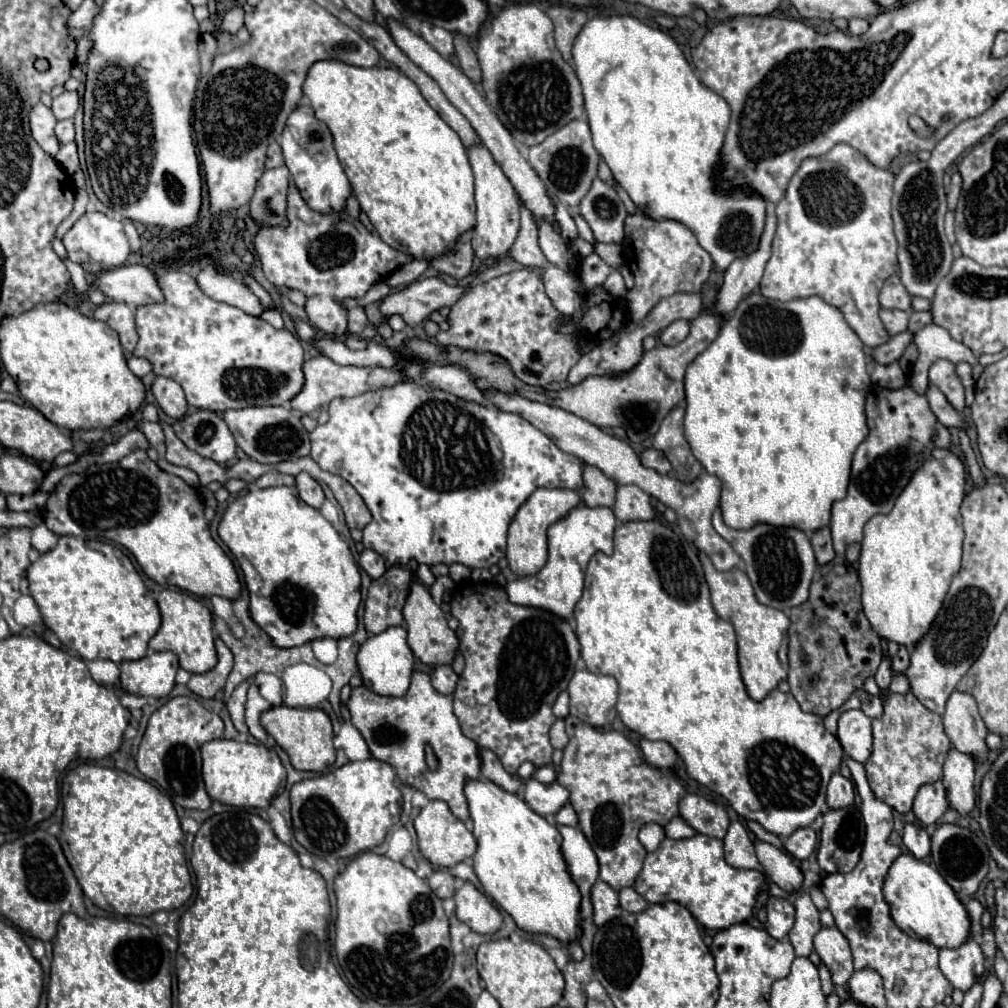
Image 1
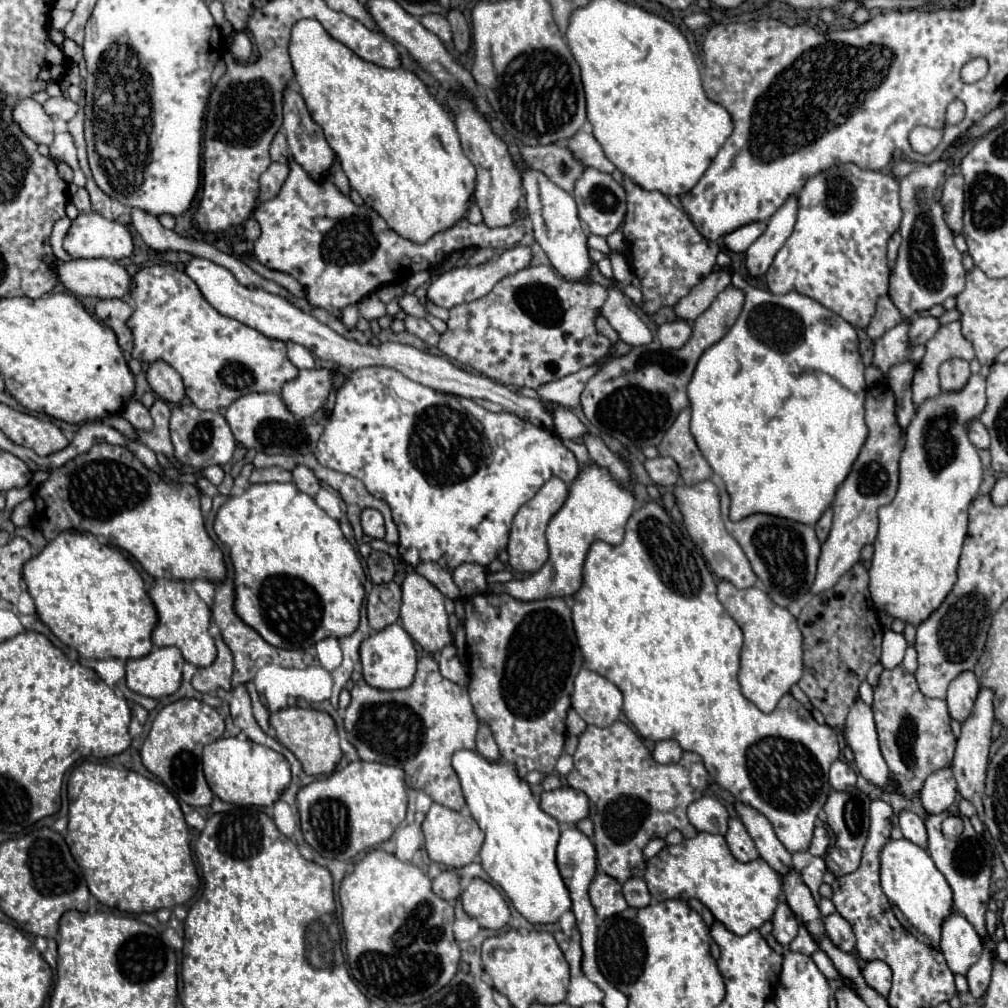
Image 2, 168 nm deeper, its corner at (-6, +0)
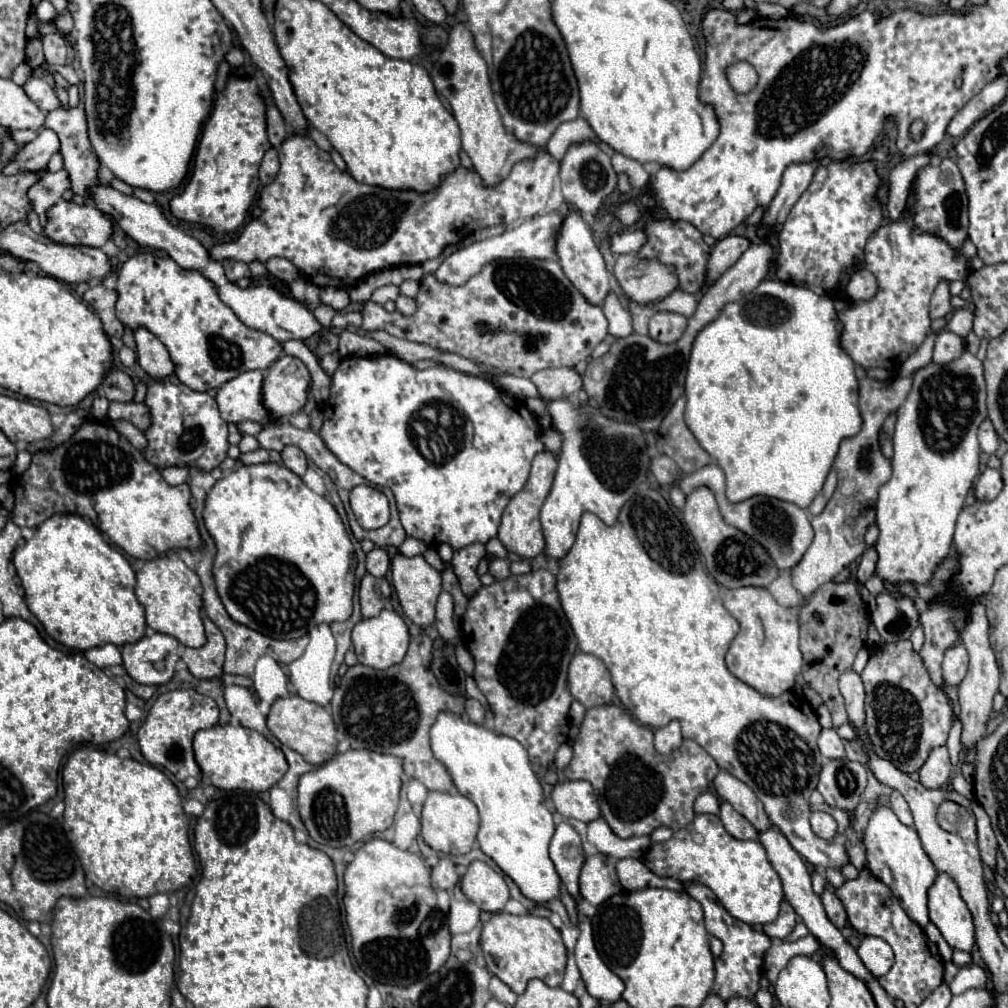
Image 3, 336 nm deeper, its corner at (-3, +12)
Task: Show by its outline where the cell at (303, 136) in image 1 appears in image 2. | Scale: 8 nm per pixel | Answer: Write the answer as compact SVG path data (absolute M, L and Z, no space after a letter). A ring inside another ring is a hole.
M291 81L285 91L283 91L283 129L285 129L285 135L287 135L287 143L289 143L289 149L291 149L291 155L293 159L313 177L313 179L321 179L321 175L329 173L333 161L335 161L335 153L333 149L329 147L329 143L325 141L323 137L323 131L321 127L311 119L305 103L303 103L303 97L299 93L299 87L295 81Z

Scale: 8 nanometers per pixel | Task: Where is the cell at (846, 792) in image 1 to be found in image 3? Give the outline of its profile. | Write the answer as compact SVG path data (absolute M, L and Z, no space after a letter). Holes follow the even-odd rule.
M822 729L820 739L818 739L818 749L826 759L844 759L844 743L842 739L836 735L834 729Z

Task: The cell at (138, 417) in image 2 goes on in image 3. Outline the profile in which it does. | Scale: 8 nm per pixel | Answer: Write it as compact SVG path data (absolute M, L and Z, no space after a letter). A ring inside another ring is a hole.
M114 367L108 371L108 375L104 379L104 393L106 393L108 401L132 403L134 401L134 383L124 371Z

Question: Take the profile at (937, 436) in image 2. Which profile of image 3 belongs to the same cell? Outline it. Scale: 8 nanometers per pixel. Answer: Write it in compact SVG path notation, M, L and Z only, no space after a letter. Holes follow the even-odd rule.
M964 353L954 363L938 367L928 363L914 375L912 391L898 409L898 421L894 431L894 455L892 477L880 487L876 503L876 525L880 529L876 551L876 575L888 583L910 581L912 585L928 585L938 565L950 555L954 523L964 507L964 499L978 477L980 445L976 439L978 425L986 419L986 385L982 375L982 361L972 353Z

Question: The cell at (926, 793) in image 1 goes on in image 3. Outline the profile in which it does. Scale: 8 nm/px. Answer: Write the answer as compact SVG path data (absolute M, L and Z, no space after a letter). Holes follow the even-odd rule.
M936 747L934 751L930 751L926 763L918 771L920 783L926 789L940 789L950 781L950 771L952 771L952 763L948 757L948 749Z

